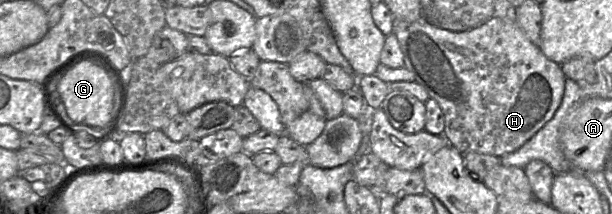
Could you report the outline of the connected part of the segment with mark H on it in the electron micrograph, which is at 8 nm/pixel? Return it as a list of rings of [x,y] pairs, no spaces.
[[[493,16],[476,28],[466,31],[450,31],[436,27],[421,17],[414,22],[394,20],[393,33],[397,37],[403,53],[403,66],[413,73],[414,81],[424,87],[429,98],[434,99],[439,104],[444,115],[443,136],[448,143],[456,148],[462,155],[468,152],[477,152],[501,157],[507,153],[518,150],[553,118],[562,102],[567,77],[561,69],[561,64],[548,59],[541,49],[531,42],[517,22],[506,21],[497,16]]]

